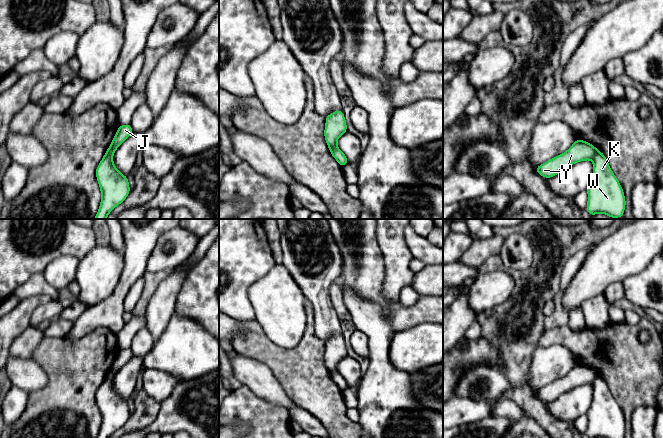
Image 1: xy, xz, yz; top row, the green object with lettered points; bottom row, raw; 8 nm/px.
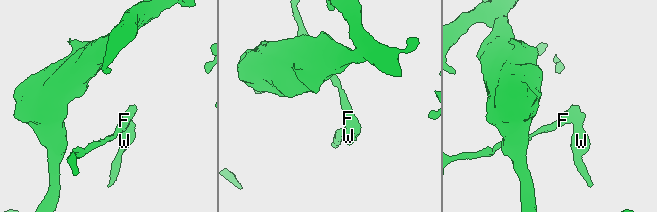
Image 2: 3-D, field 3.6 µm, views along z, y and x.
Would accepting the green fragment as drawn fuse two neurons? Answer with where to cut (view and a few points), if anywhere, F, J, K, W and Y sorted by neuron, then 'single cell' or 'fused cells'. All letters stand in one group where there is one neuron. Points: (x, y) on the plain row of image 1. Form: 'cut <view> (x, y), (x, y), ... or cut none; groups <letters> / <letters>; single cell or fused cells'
cut yz (597, 375), (592, 383); groups F J Y / K W; fused cells

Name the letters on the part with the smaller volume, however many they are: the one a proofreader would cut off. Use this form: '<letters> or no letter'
K, W

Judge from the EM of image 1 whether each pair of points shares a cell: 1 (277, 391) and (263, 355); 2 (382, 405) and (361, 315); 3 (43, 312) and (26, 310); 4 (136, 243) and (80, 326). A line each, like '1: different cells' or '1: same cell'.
1: different cells
2: same cell
3: different cells
4: same cell

